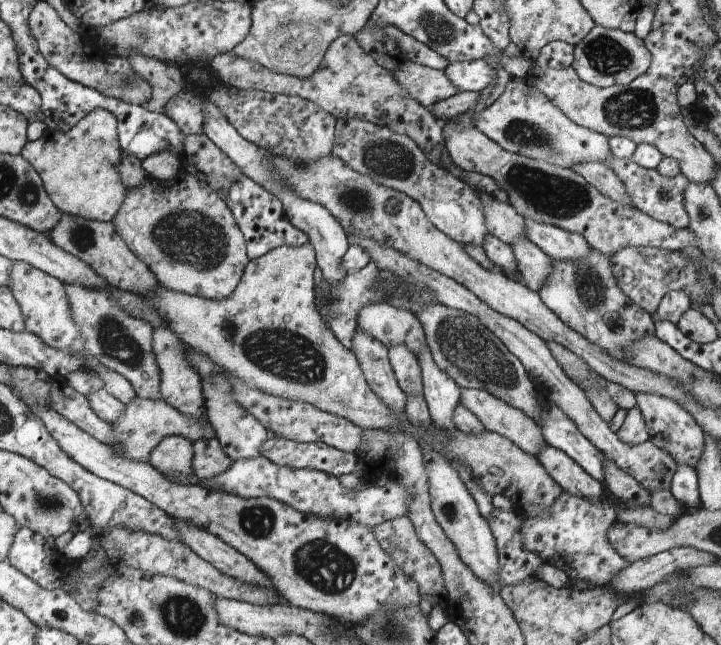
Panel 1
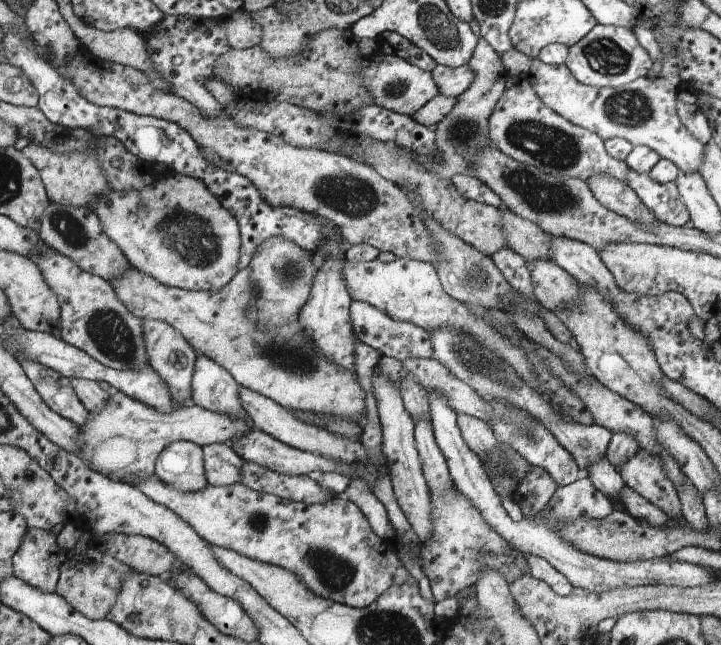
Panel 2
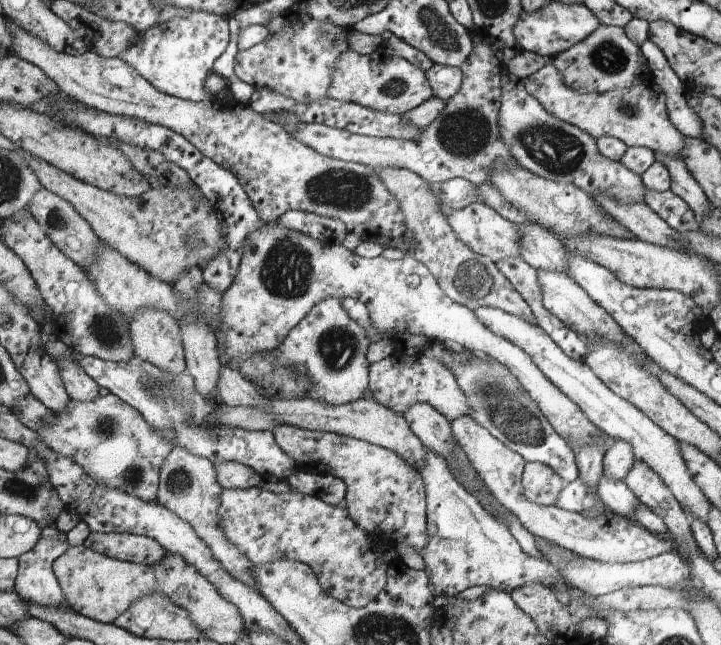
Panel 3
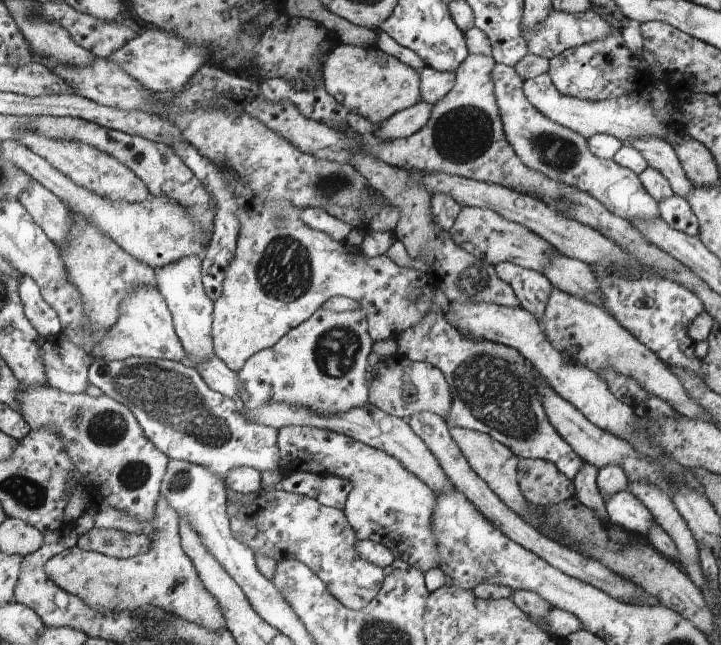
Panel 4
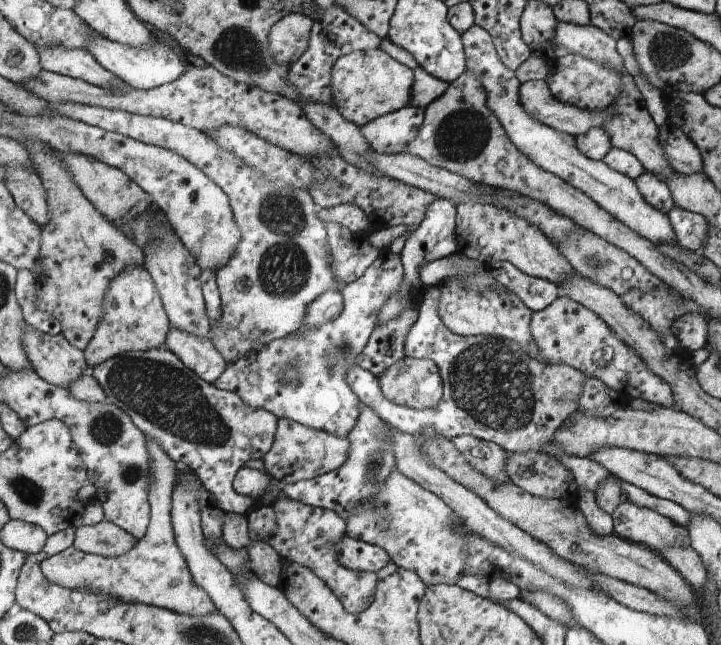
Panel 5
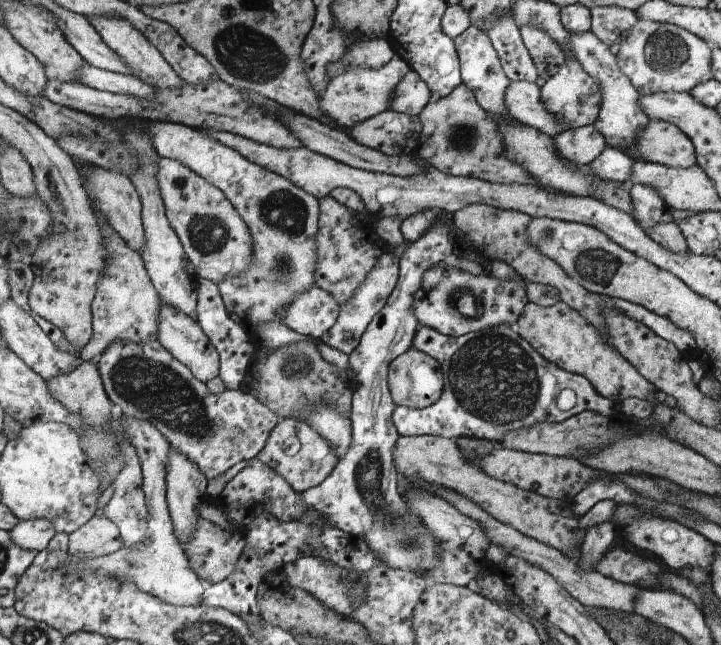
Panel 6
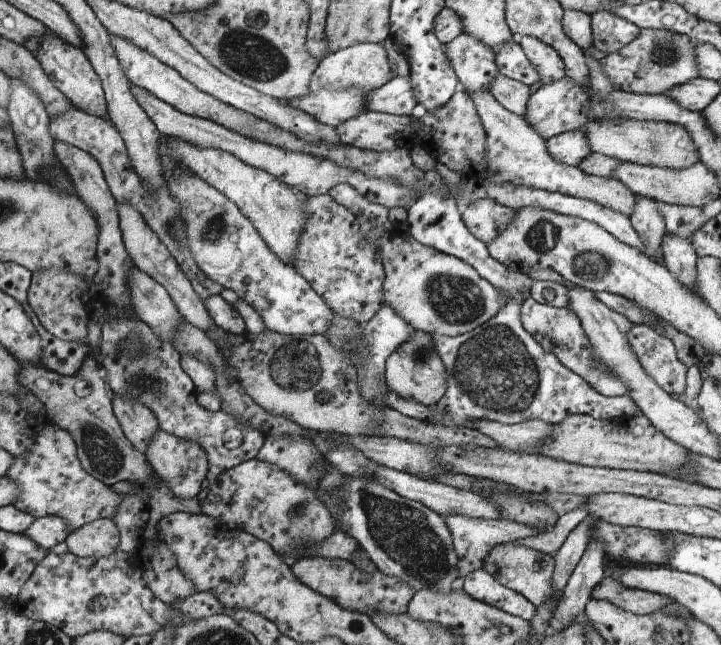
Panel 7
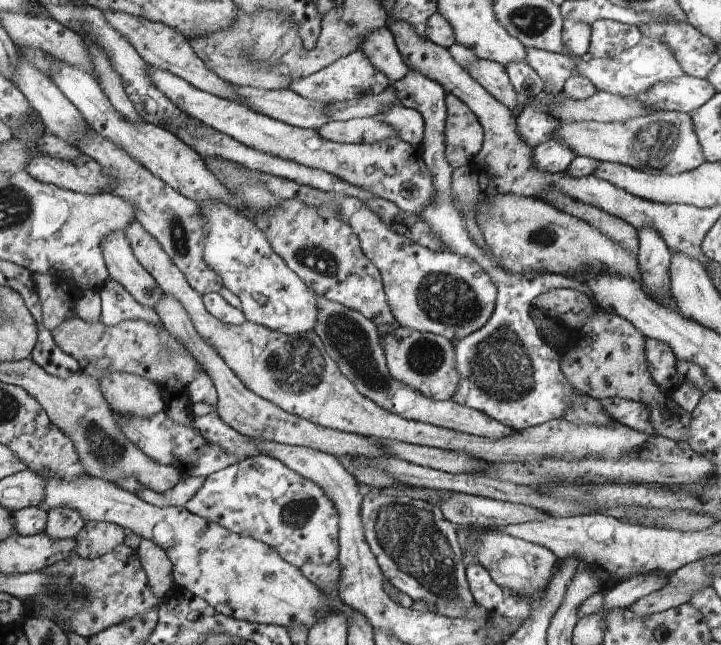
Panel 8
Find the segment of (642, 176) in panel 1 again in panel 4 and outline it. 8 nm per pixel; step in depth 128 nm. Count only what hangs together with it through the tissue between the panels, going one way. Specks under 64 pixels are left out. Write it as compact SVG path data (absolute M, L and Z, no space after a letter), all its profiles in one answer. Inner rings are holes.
M673 195L659 204L661 217L664 222L686 236L698 237L700 233L700 220L694 214L693 207L685 197Z

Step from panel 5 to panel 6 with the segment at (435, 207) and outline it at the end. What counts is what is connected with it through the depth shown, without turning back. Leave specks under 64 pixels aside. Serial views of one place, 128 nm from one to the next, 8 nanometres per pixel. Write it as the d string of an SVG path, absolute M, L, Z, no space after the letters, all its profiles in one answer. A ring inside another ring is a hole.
M438 214L438 222L430 226L428 234L422 234L416 242L408 244L408 250L402 254L399 263L398 282L396 288L386 302L386 306L372 318L372 322L366 328L362 335L360 344L348 355L350 368L355 372L355 384L357 387L352 392L352 409L349 416L351 422L352 442L344 458L339 459L330 476L323 480L318 486L301 492L302 502L309 508L316 509L321 518L330 524L330 527L339 528L342 532L363 538L364 542L382 558L382 563L388 564L398 570L414 571L417 575L434 570L438 566L441 558L441 543L430 530L426 530L426 524L418 514L410 512L410 506L405 502L400 493L399 483L400 475L397 471L397 465L393 461L393 450L397 446L397 440L400 432L397 430L395 420L393 419L394 410L397 404L393 401L392 392L389 390L389 368L390 363L398 356L408 352L413 347L414 337L417 336L420 324L414 316L414 294L420 290L422 284L422 274L429 270L432 265L443 262L453 252L454 240L450 234L448 220L442 220Z

